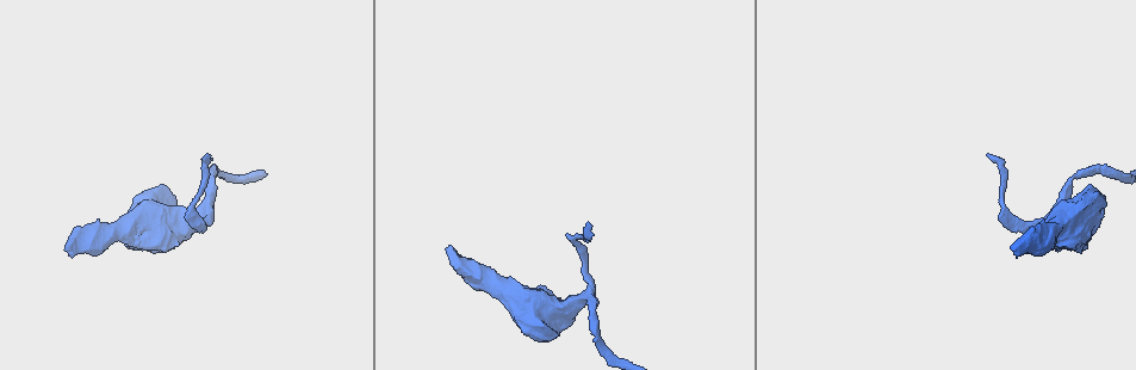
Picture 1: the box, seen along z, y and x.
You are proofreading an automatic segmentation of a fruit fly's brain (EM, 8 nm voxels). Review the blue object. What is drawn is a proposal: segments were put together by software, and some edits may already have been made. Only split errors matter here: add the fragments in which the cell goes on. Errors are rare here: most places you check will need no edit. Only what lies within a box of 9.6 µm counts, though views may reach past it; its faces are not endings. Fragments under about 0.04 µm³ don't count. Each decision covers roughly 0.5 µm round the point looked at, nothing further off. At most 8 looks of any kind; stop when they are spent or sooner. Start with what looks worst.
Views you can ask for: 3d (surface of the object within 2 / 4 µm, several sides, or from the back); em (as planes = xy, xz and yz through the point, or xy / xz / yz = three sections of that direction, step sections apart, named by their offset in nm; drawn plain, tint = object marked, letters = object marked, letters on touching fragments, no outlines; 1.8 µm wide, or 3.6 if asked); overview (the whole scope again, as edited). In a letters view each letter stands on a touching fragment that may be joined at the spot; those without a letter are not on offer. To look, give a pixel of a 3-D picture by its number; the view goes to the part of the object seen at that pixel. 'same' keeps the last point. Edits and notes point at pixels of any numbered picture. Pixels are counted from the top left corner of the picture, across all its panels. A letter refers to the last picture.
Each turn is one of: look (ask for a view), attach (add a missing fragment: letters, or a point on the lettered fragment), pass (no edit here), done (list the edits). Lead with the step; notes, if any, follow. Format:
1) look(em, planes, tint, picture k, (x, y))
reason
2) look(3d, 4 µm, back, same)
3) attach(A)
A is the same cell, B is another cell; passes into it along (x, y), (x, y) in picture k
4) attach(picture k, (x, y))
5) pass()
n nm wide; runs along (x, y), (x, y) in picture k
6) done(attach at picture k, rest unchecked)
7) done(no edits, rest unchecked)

look(3d, 2 µm, back, picture 1, (64, 248))
thick end

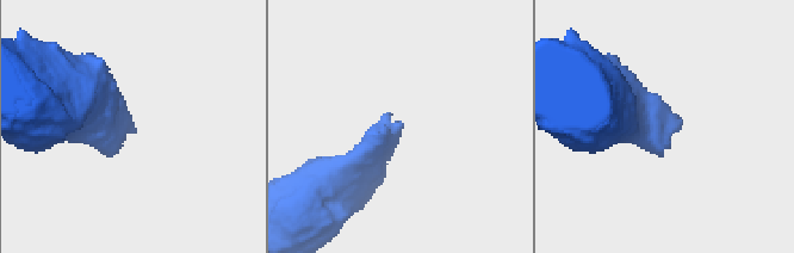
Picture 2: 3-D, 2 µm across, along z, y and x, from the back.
look(em, planes, letters, picture 2, (668, 136))

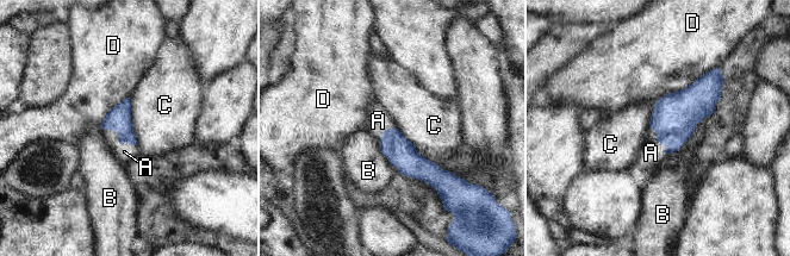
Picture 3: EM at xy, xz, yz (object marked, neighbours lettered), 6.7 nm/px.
attach(A)
A is the same cell, B, C and D are other cells; passes into it along (118, 118), (118, 139), (124, 151) in picture 3; it goes on there

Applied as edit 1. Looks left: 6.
look(em, planes, tint, picture 1, (587, 224))
an open end

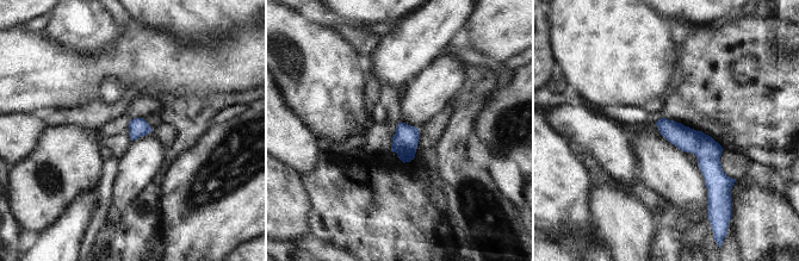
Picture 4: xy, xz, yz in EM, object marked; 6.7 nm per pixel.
look(em, planes, letters, same)
see the neighbours

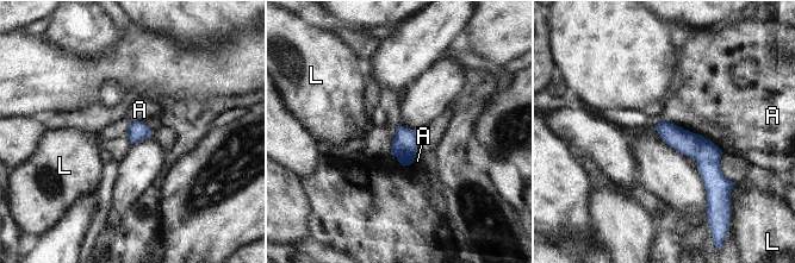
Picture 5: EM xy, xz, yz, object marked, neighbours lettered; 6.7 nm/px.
pass()
A touches over 140 nm; A and L are other cells; border along (663, 120), (682, 127) in picture 5; none of them fits

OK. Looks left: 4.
look(3d, 2 µm, picture 1, (1026, 224))
thin neck

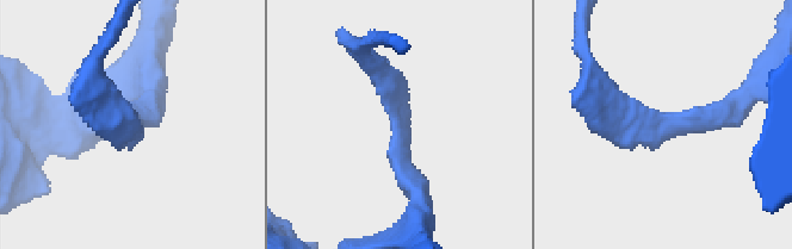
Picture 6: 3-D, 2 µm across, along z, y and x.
look(em, planes, letters, picture 6, (399, 121))
shape alone is not enough

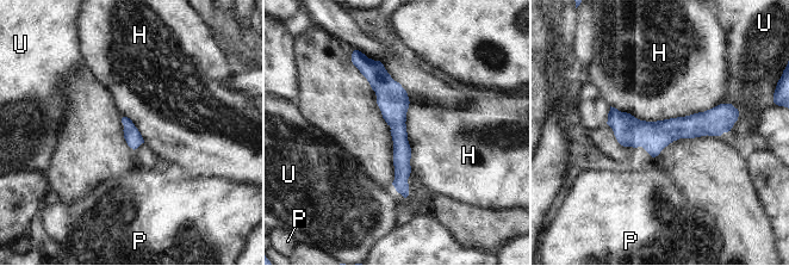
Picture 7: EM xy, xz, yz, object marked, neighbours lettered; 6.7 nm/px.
pass()
H, P and U are other cells; border along (720, 104), (656, 121), (610, 106) in picture 7; no lettered fragment goes on from it

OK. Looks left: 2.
done(attach at picture 3, rest unchecked)

